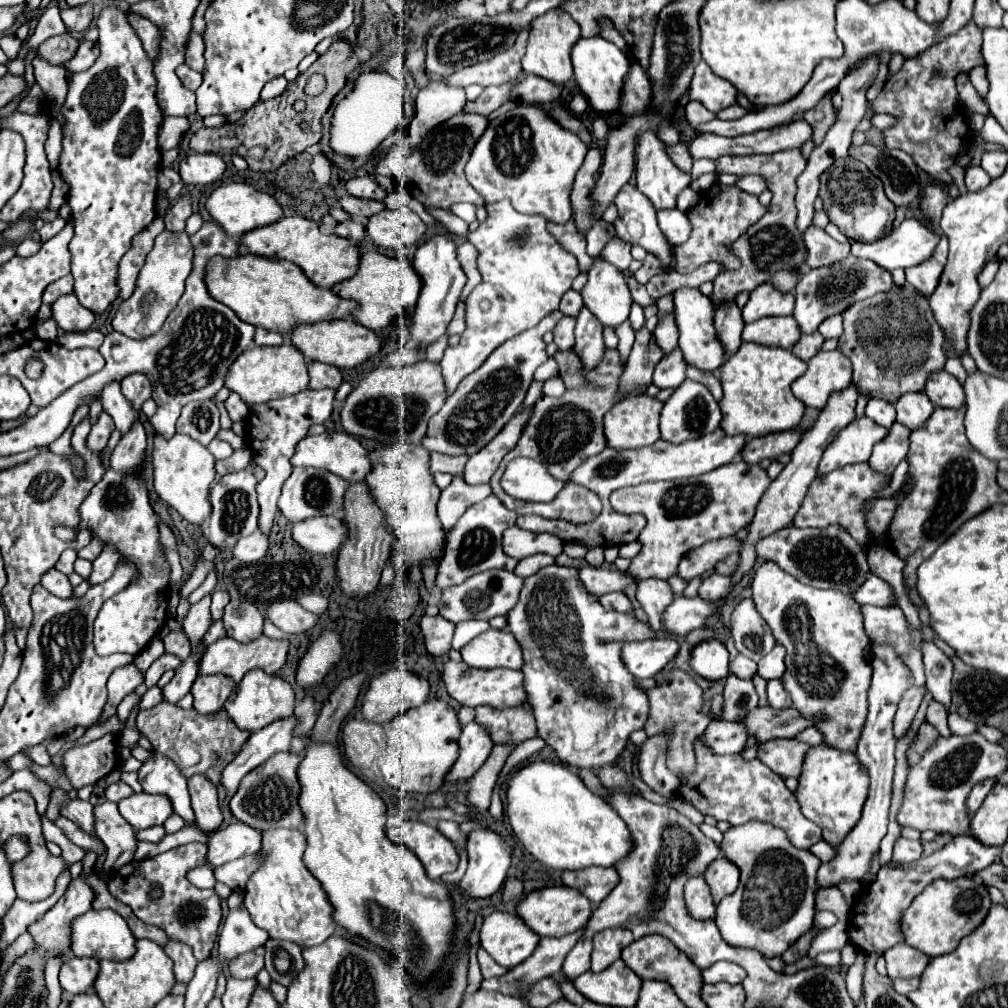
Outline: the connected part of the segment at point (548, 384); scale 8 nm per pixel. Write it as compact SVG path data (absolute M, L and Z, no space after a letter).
M560 376L544 382L543 393L548 396L560 398L566 391L564 382Z

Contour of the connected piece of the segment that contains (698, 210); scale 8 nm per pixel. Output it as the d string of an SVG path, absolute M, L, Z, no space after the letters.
M712 184L706 192L700 194L700 204L692 206L686 212L692 224L692 236L688 238L688 242L676 248L676 270L680 274L688 274L708 262L720 262L728 270L740 268L740 260L728 252L728 246L736 238L740 238L752 224L756 224L760 216L764 216L764 212L766 212L766 206L760 204L758 196L748 194L736 186Z

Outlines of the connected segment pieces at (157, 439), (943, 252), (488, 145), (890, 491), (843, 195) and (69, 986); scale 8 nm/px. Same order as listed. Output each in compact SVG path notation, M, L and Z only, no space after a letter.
M154 434L152 446L152 464L154 464L154 490L158 496L178 510L184 520L192 524L204 524L210 516L210 502L208 492L210 484L216 476L214 472L214 456L196 440L184 434L174 434L172 438L164 440L164 436Z
M942 234L942 240L936 246L932 258L928 258L924 264L906 268L908 284L912 284L916 288L916 292L920 292L924 298L930 298L932 292L936 290L940 274L942 274L942 270L946 266L946 258L948 258L948 240Z
M524 104L490 122L474 146L464 172L486 204L510 200L522 214L538 214L548 222L566 224L572 216L572 184L586 152L586 144L556 124L542 106Z
M906 459L902 460L900 464L897 466L896 470L893 474L893 481L890 483L890 486L885 488L882 491L878 492L879 498L886 498L888 496L893 495L904 483L905 474L908 470L908 462Z
M840 158L820 176L820 198L824 200L824 210L842 234L860 242L874 242L882 238L890 222L894 220L894 204L886 198L884 188L872 172L854 158Z
M70 958L60 968L60 986L68 994L82 994L92 988L96 974L100 970L98 960L88 958Z

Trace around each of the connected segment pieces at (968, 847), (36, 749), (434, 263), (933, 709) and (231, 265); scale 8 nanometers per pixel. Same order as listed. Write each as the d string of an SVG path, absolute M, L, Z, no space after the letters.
M972 832L954 836L952 842L948 842L944 848L936 850L934 854L920 858L910 864L898 864L898 866L882 866L878 872L878 880L854 902L850 908L848 918L848 938L850 942L864 950L864 952L884 952L896 942L902 942L900 934L900 916L910 906L914 896L918 896L934 878L960 878L978 870L984 870L990 866L1002 852L1000 848L984 848L984 844L976 844L972 840Z
M38 744L38 746L32 746L32 748L24 748L24 752L22 752L22 754L30 756L30 758L32 758L32 762L36 762L36 764L42 764L42 766L50 764L50 756L48 756L48 752L46 752L46 746L44 746L44 744Z
M448 234L432 236L430 240L426 240L424 244L418 246L416 256L414 256L414 270L418 272L418 276L422 280L416 308L412 310L412 314L408 316L405 324L395 322L394 326L399 326L398 342L414 342L414 346L420 352L424 352L432 342L436 342L440 336L444 336L446 326L450 324L450 320L454 316L454 308L460 298L460 292L466 284L466 276L456 258L456 242Z
M930 702L930 706L928 706L928 712L926 712L926 722L930 722L938 732L940 732L940 736L952 736L952 732L950 732L950 728L948 728L948 712L944 710L944 706L942 704L938 704L938 702Z
M240 254L234 258L214 256L214 260L208 262L204 282L214 300L232 308L240 320L278 332L284 340L288 340L288 332L298 324L340 320L350 316L354 308L350 300L342 300L332 290L314 286L296 264L254 254Z

